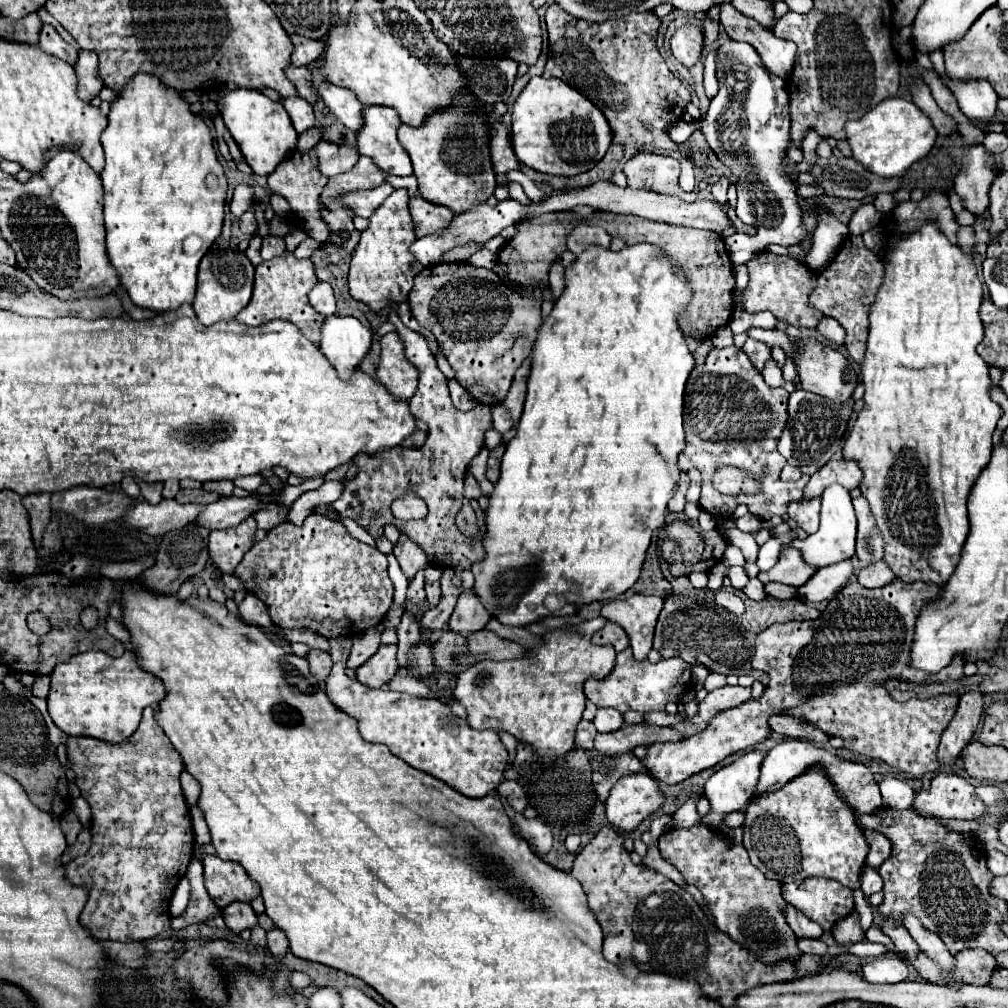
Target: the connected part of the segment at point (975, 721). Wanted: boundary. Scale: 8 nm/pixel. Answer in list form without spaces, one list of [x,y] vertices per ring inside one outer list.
[[[979,691],[963,693],[953,721],[941,735],[941,743],[937,749],[939,763],[953,765],[961,757],[965,745],[971,741],[971,737],[977,731],[981,713],[983,713],[983,693]]]

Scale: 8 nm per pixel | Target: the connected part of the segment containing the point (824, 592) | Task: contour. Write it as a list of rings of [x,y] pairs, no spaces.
[[[853,559],[835,563],[831,567],[821,567],[805,585],[799,587],[799,597],[811,603],[831,599],[839,589],[843,589],[853,575]]]

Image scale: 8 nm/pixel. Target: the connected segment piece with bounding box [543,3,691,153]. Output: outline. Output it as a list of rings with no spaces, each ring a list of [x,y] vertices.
[[[549,5],[545,13],[545,23],[547,23],[547,33],[549,33],[549,57],[547,65],[543,71],[543,77],[551,79],[557,77],[577,89],[581,95],[585,95],[589,101],[593,101],[605,115],[605,119],[611,125],[613,131],[613,141],[621,145],[651,145],[651,151],[661,151],[667,153],[671,149],[677,149],[677,145],[667,137],[665,127],[677,119],[681,119],[685,105],[689,103],[691,95],[689,89],[667,69],[663,57],[657,51],[655,37],[659,29],[659,17],[653,11],[643,11],[643,13],[631,13],[625,19],[609,19],[601,25],[591,25],[581,19],[573,19],[571,15],[563,15],[559,7]]]

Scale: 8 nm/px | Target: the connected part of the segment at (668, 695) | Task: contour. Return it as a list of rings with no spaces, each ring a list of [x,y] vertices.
[[[631,649],[621,651],[619,655],[619,671],[611,671],[609,685],[597,685],[597,689],[585,689],[587,699],[591,699],[597,707],[613,707],[621,713],[633,711],[663,711],[669,701],[679,703],[681,695],[693,689],[691,681],[691,665],[683,659],[661,659],[657,663],[651,661],[635,661]]]

